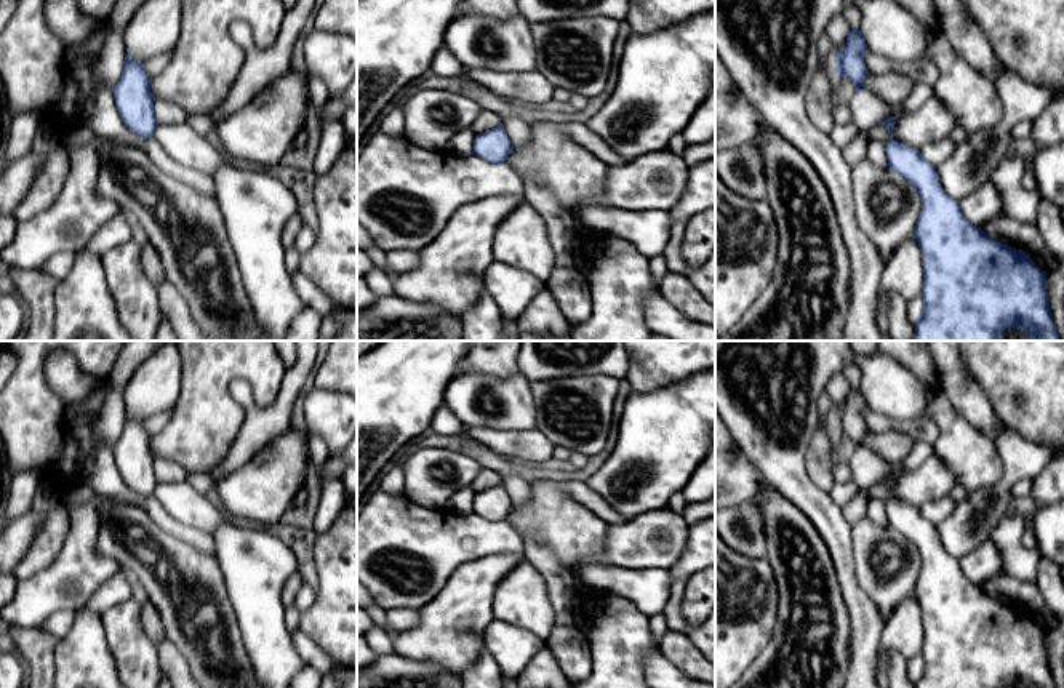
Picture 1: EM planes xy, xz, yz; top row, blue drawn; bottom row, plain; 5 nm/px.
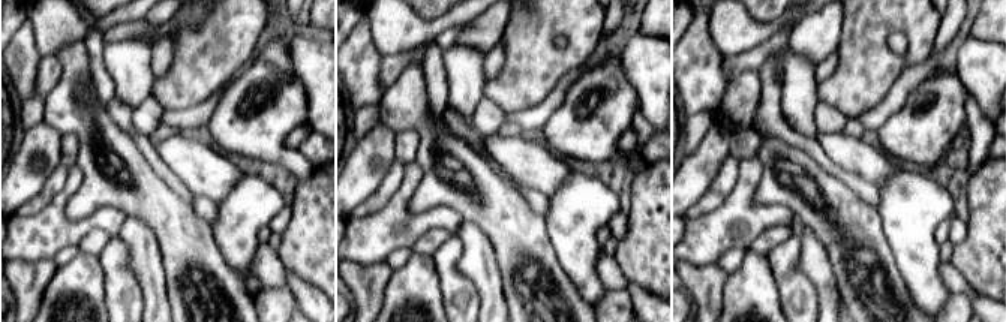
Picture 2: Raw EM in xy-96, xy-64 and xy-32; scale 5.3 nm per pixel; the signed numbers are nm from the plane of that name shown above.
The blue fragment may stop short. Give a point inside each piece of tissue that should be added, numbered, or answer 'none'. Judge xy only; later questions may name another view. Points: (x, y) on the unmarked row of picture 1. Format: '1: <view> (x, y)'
none

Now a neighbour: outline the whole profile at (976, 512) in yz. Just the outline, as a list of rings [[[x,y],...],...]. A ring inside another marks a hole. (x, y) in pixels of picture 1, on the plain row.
[[[1003,429],[994,442],[1003,469],[1002,478],[992,486],[962,493],[952,514],[936,525],[941,546],[957,560],[989,541],[992,530],[1008,515],[1010,506],[1014,502],[1011,490],[1021,478],[1034,478],[1056,453],[1064,454],[1064,443],[1035,443],[1013,429]]]

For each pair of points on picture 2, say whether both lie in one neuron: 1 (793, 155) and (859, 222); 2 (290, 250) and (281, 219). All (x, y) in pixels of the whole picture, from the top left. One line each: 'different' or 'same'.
1: same
2: different

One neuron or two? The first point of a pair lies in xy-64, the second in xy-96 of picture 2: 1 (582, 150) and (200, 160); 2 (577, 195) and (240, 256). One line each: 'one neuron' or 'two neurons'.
1: two neurons
2: one neuron

